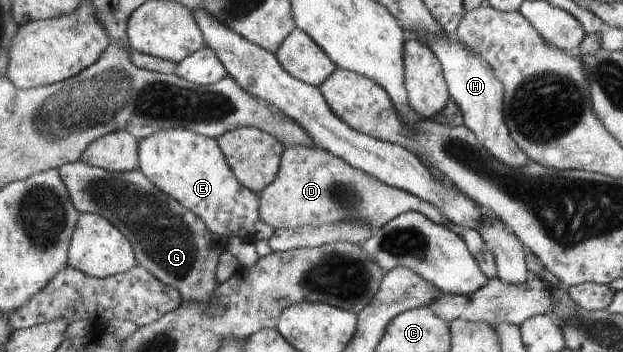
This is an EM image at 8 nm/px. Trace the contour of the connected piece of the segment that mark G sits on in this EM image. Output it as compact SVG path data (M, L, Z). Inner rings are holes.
M80 160L59 167L78 211L103 215L110 220L129 240L134 248L137 262L166 284L178 288L184 302L209 302L220 285L217 283L216 270L220 256L225 251L230 239L215 234L207 223L190 208L180 203L174 196L162 191L139 169L131 172L109 172Z

